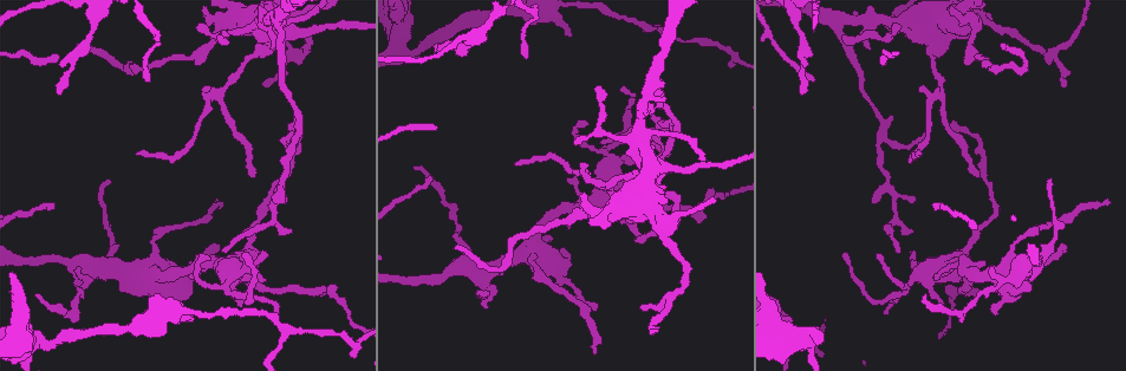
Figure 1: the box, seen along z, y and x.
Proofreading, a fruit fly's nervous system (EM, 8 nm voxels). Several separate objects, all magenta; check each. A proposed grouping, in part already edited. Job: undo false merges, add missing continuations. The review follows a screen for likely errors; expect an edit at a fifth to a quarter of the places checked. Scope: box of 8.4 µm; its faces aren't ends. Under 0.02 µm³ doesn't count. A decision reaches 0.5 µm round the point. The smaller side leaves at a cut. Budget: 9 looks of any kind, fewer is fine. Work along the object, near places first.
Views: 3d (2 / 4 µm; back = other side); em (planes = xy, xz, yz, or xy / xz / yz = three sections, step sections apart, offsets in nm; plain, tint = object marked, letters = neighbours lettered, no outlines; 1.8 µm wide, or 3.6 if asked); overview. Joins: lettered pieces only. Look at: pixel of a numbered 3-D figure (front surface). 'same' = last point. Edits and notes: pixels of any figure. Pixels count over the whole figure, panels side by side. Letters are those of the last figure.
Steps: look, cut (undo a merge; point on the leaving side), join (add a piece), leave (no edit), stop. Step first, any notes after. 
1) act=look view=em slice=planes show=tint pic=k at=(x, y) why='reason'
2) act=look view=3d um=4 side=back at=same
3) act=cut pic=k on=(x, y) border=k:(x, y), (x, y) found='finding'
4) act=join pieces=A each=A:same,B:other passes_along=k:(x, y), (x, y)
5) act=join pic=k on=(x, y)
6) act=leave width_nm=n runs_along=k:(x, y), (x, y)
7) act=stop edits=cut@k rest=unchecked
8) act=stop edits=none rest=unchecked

act=look view=3d um=4 pic=1 at=(273, 202)

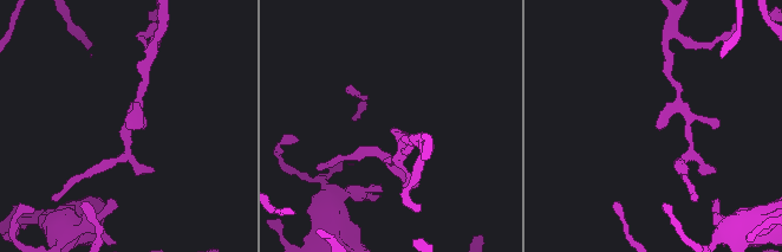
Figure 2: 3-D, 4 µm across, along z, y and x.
act=look view=em slice=planes show=letters pic=2 at=(126, 127) why='now the EM'

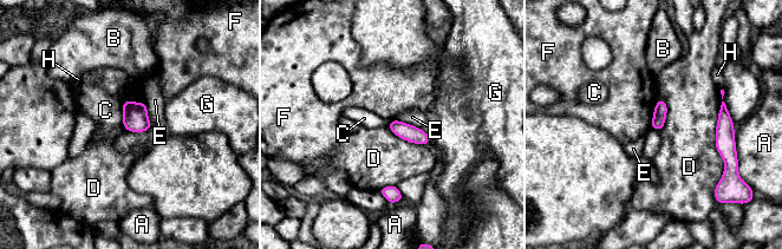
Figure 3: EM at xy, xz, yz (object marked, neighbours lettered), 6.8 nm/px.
act=leave each=A:other,B:other,C:other,D:other,E:other,F:other,G:other,H:other border=3:(721, 90), (719, 178) found='none of them fits'

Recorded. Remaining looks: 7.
act=look view=em slice=planes show=letters pic=1 at=(191, 226) why='a narrow waist'

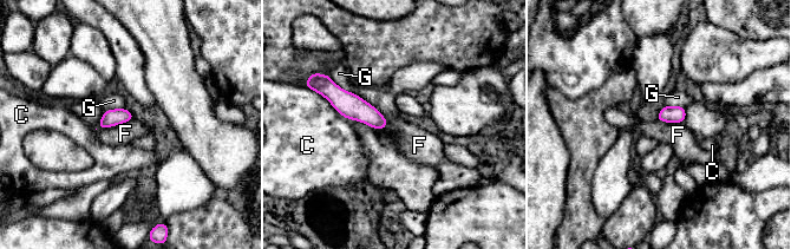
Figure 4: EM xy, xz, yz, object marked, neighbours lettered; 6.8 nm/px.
act=leave each=C:other,F:other,G:other border=4:(353, 93), (384, 117), (385, 129) found='continuous, no second neuron'

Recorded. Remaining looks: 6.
act=look view=em slice=xz step=16 show=tint pic=1 at=(805, 338) why='sharp bend'

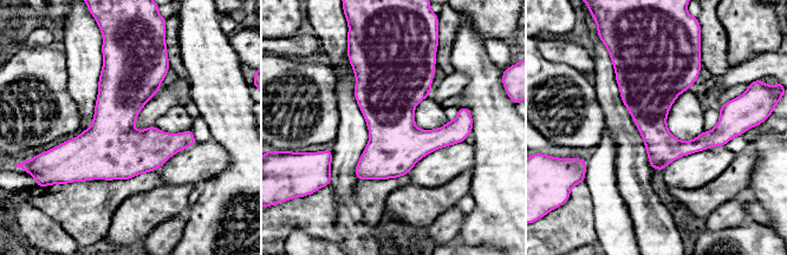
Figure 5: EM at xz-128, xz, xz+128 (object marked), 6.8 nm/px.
act=look view=em slice=planes show=letters at=same

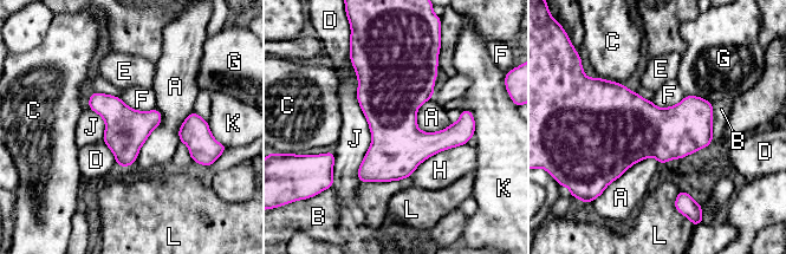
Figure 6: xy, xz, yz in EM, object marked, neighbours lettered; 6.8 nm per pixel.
act=leave longest_contact=J:850nm each=A:other,B:other,C:other,D:other,E:other,F:other,G:other,H:other,J:other,K:other,L:other border=6:(416, 109), (423, 131), (452, 123) found='one neuron here'

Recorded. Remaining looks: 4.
act=look view=em um=3.6 slice=planes show=letters pic=1 at=(609, 217) why='calibre changes'

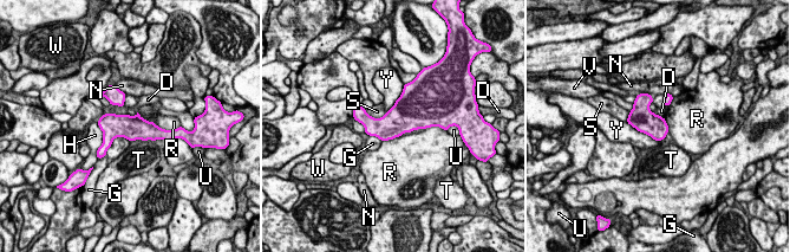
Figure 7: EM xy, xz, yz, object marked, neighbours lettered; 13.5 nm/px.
act=leave each=D:other,G:other,H:other,N:other,R:other,S:other,T:other,U:other,V:other,W:other,Y:other runs_along=7:(100, 122), (150, 130), (162, 135) found='one neuron here'

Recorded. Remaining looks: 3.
act=stop edits=none rest=unchecked

